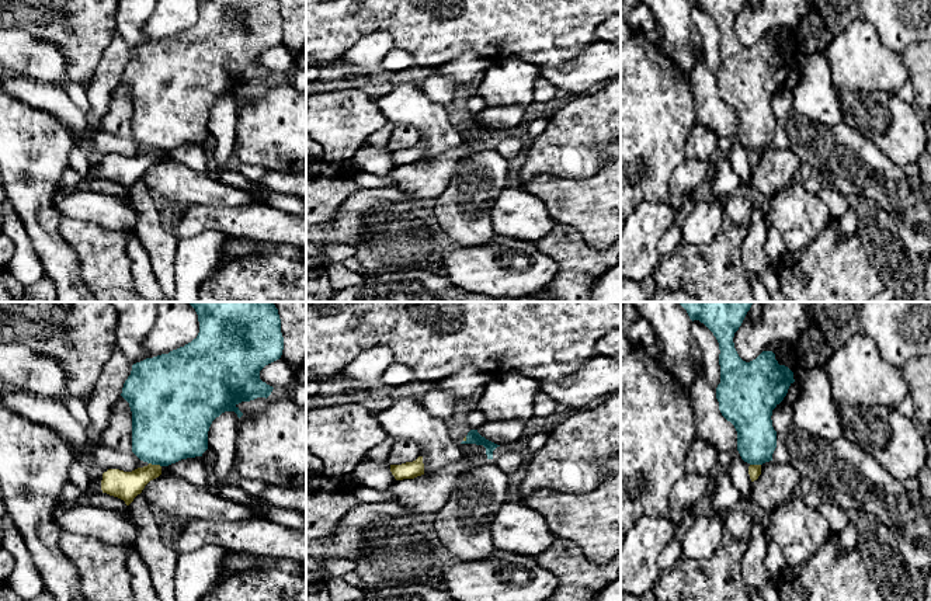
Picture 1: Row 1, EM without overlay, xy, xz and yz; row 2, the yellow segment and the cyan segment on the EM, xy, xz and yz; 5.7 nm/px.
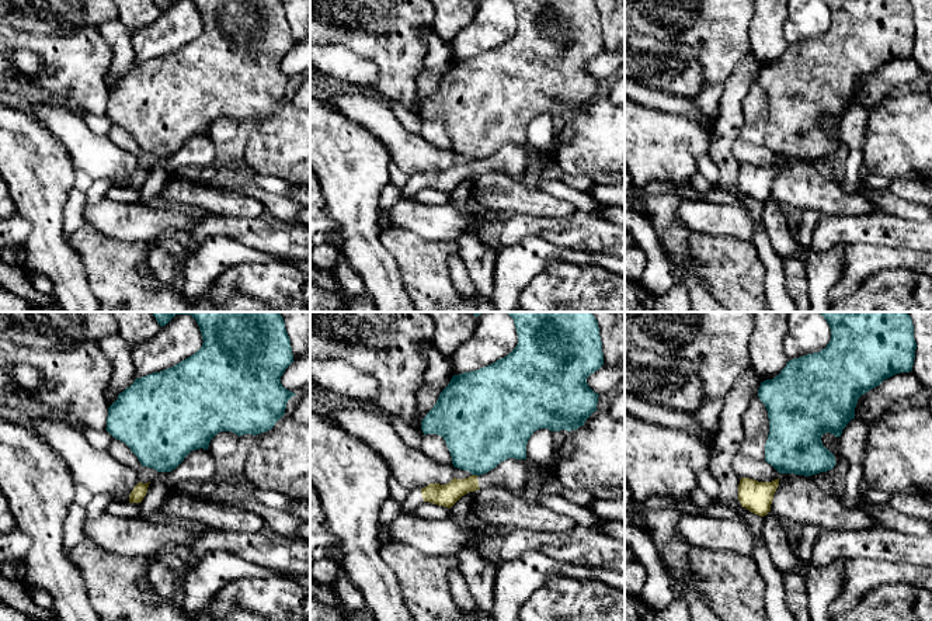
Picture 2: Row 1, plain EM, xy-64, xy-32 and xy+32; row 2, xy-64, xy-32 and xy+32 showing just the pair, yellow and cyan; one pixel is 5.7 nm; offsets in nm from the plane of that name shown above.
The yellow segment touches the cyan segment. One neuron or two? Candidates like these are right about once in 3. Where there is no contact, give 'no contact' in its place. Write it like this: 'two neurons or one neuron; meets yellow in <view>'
two neurons; meets yellow in xy

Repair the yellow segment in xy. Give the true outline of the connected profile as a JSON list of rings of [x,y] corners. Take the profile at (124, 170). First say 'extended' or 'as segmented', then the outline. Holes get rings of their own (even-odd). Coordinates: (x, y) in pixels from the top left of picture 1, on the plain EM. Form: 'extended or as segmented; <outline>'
as segmented; [[[160,150],[138,153],[132,157],[108,154],[103,159],[101,176],[110,181],[118,183],[129,191],[133,184],[142,178],[145,171],[161,160]]]

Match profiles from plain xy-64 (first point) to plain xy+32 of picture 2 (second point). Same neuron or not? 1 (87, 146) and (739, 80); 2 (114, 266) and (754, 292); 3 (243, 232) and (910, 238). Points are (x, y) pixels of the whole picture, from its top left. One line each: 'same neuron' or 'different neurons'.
1: different neurons
2: same neuron
3: same neuron

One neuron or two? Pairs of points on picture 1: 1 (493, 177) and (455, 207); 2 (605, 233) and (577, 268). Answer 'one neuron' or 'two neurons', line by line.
1: one neuron
2: two neurons

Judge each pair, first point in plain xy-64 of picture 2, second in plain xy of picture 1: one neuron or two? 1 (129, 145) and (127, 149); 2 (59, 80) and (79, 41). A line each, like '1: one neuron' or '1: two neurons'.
1: two neurons
2: one neuron

